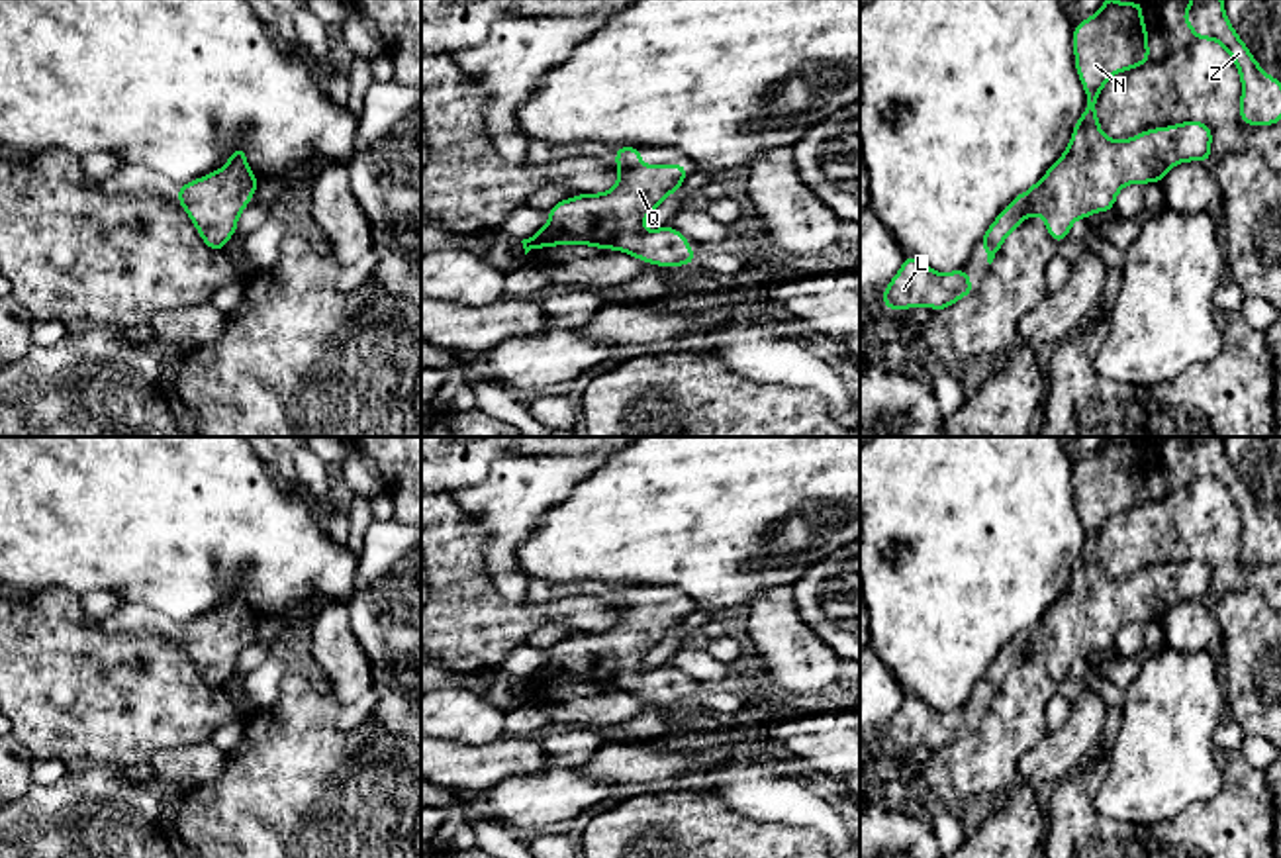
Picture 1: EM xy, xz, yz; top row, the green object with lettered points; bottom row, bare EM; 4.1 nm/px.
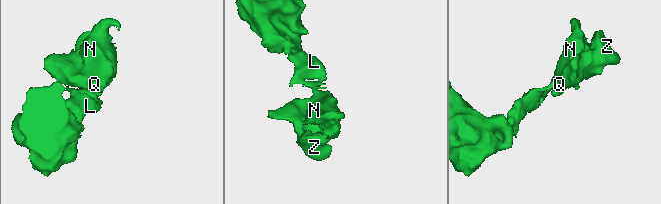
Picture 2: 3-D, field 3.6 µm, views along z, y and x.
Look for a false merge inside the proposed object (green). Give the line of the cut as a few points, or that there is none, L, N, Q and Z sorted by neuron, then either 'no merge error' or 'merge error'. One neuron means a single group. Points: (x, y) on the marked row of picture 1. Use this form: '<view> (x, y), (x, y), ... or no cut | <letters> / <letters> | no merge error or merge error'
no cut | L N Q Z | no merge error

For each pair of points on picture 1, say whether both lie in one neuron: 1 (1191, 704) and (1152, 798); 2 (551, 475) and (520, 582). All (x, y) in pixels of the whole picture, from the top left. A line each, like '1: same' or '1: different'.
1: same
2: same

